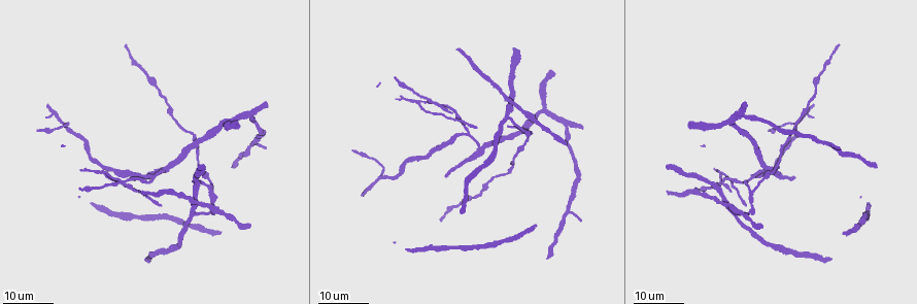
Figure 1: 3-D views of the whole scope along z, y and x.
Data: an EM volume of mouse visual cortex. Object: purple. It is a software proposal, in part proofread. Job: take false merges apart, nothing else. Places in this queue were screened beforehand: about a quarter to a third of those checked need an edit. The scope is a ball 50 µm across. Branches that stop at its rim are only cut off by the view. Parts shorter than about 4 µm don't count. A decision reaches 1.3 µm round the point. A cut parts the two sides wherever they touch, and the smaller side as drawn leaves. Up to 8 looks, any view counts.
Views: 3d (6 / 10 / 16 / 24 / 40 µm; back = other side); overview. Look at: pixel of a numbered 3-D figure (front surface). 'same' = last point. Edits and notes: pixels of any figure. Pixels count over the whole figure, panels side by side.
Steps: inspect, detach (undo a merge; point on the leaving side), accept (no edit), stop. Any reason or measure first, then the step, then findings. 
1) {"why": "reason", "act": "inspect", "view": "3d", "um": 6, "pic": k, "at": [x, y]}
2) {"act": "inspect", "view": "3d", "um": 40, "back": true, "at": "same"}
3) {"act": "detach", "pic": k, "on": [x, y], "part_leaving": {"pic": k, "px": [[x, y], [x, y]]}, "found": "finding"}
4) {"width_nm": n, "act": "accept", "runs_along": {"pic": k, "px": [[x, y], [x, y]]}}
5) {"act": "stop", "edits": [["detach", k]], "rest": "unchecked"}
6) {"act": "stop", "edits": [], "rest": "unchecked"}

{"why": "three-way junction", "act": "inspect", "view": "3d", "um": 24, "pic": 1, "at": [749, 193]}

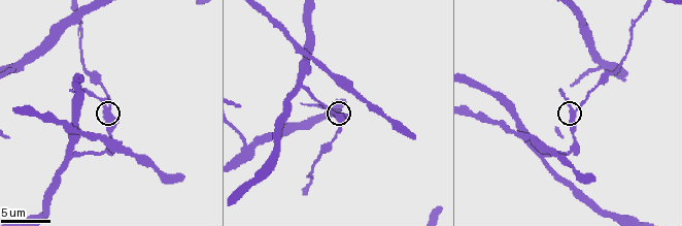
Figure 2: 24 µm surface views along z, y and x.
{"why": "closer look", "act": "inspect", "view": "3d", "um": 6, "pic": 2, "at": [570, 110]}

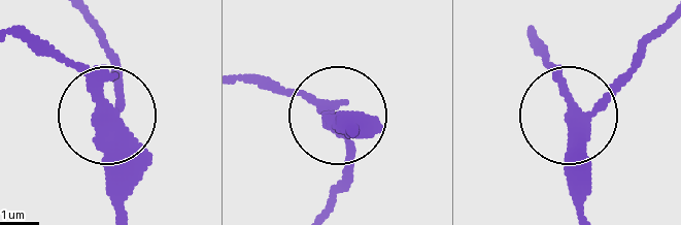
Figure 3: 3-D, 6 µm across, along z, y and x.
{"act": "inspect", "view": "3d", "um": 6, "back": true, "pic": 3, "at": [102, 115]}

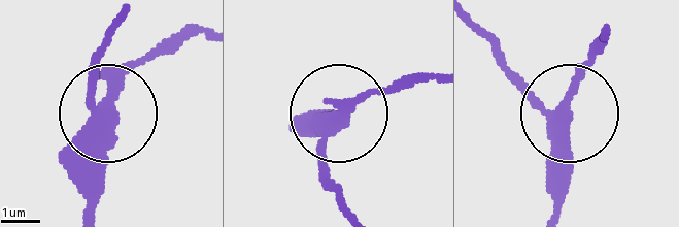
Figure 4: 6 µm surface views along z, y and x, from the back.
{"side_arm_um": 5, "act": "detach", "pic": 4, "on": [93, 73], "part_leaving": {"pic": 4, "px": [[96, 107], [96, 61], [115, 22]]}, "found": "two cells meet here"}

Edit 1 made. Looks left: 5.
{"why": "four-way junction", "act": "inspect", "view": "3d", "um": 16, "pic": 1, "at": [121, 180]}

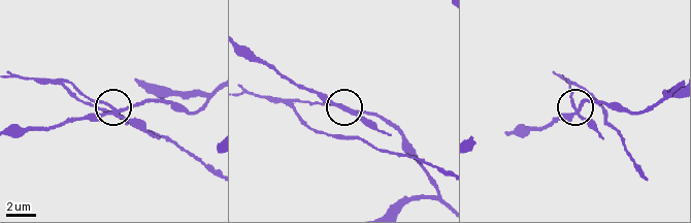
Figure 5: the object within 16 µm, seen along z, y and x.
{"act": "inspect", "view": "3d", "um": 10, "pic": 5, "at": [109, 110]}

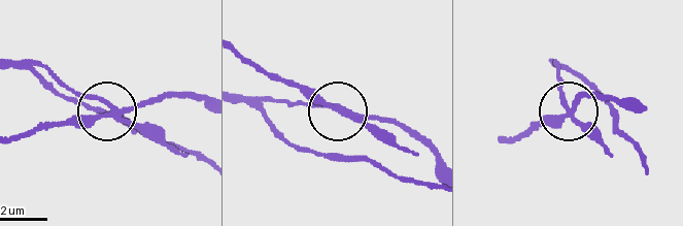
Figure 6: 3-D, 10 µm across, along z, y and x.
{"act": "inspect", "view": "3d", "um": 6, "pic": 6, "at": [566, 107]}

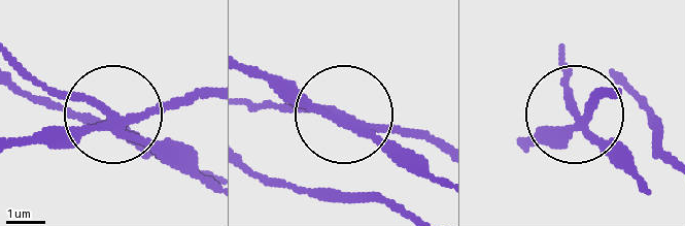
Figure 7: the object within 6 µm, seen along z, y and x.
{"act": "detach", "pic": 7, "on": [64, 93], "part_leaving": {"pic": 7, "px": [[112, 116], [46, 92], [16, 66]]}, "found": "a second cell is stuck on"}

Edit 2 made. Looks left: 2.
{"act": "inspect", "view": "3d", "um": 6, "pic": 2, "at": [43, 43]}

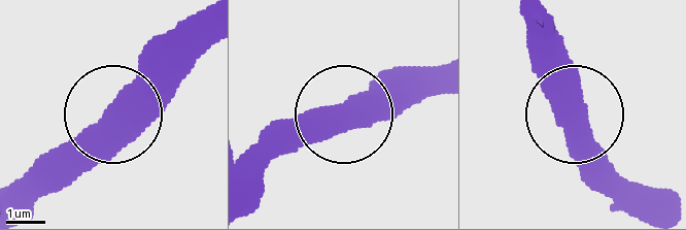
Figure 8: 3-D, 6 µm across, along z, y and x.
{"side_arm_um": 44, "act": "accept", "found": "continuous, no second cell"}

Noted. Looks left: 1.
{"act": "stop", "edits": [["detach", 4], ["detach", 7]], "rest": "unchecked"}

